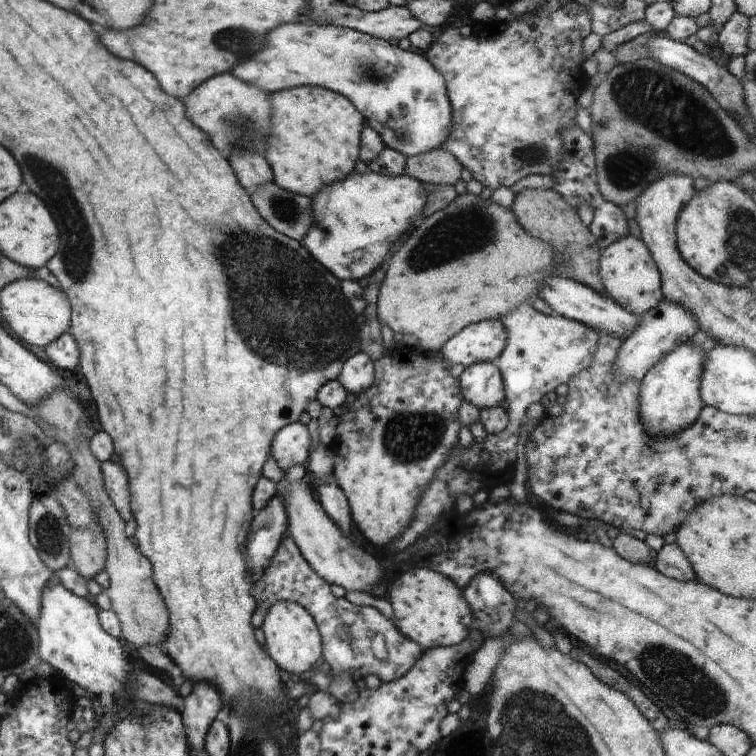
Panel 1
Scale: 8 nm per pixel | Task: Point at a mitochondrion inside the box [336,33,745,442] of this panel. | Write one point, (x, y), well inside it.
(693, 130)

